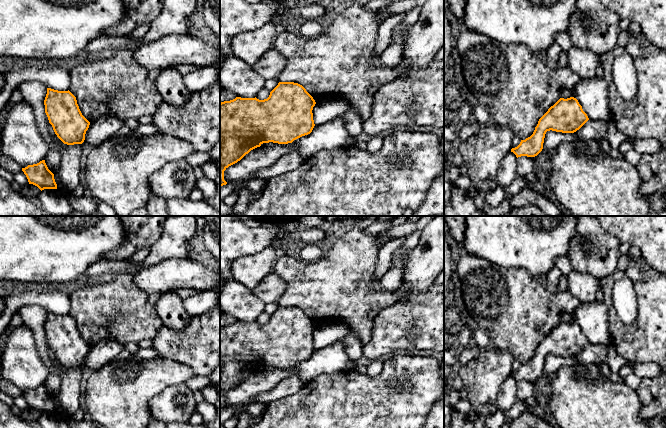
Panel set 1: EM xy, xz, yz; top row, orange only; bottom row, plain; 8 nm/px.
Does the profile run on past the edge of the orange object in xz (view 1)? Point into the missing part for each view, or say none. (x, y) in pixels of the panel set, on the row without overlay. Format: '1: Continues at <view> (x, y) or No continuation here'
1: No continuation here

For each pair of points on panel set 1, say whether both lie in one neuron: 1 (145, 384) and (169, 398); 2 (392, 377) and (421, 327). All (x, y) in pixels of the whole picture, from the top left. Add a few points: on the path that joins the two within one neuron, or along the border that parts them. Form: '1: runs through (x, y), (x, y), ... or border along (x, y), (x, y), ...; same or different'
1: border along (182, 383), (157, 393), (149, 412); different
2: border along (413, 354), (395, 354), (391, 357); different

